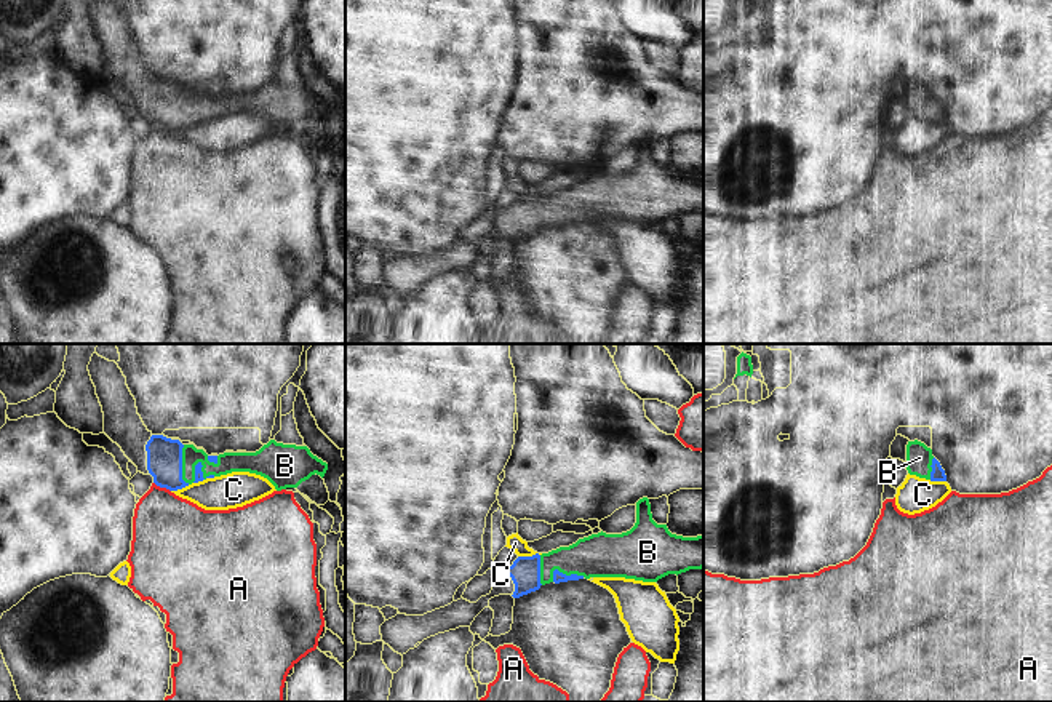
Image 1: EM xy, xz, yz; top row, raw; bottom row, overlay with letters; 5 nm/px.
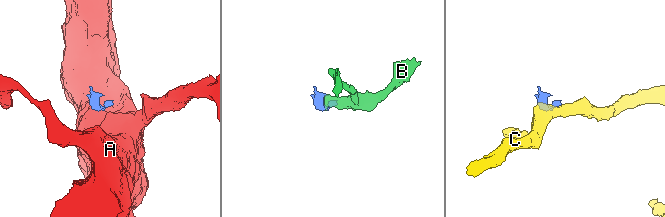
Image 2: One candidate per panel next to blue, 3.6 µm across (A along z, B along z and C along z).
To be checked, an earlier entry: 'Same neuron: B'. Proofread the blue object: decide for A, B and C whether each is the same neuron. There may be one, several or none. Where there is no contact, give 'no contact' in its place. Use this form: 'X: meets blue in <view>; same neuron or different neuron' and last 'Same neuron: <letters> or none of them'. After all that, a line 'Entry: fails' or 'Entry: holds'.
A: meets blue in xy; different neuron
B: meets blue in xy; same neuron
C: meets blue in xz; different neuron
Same neuron: B
Entry: holds

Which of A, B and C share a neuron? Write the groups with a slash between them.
A / B / C

